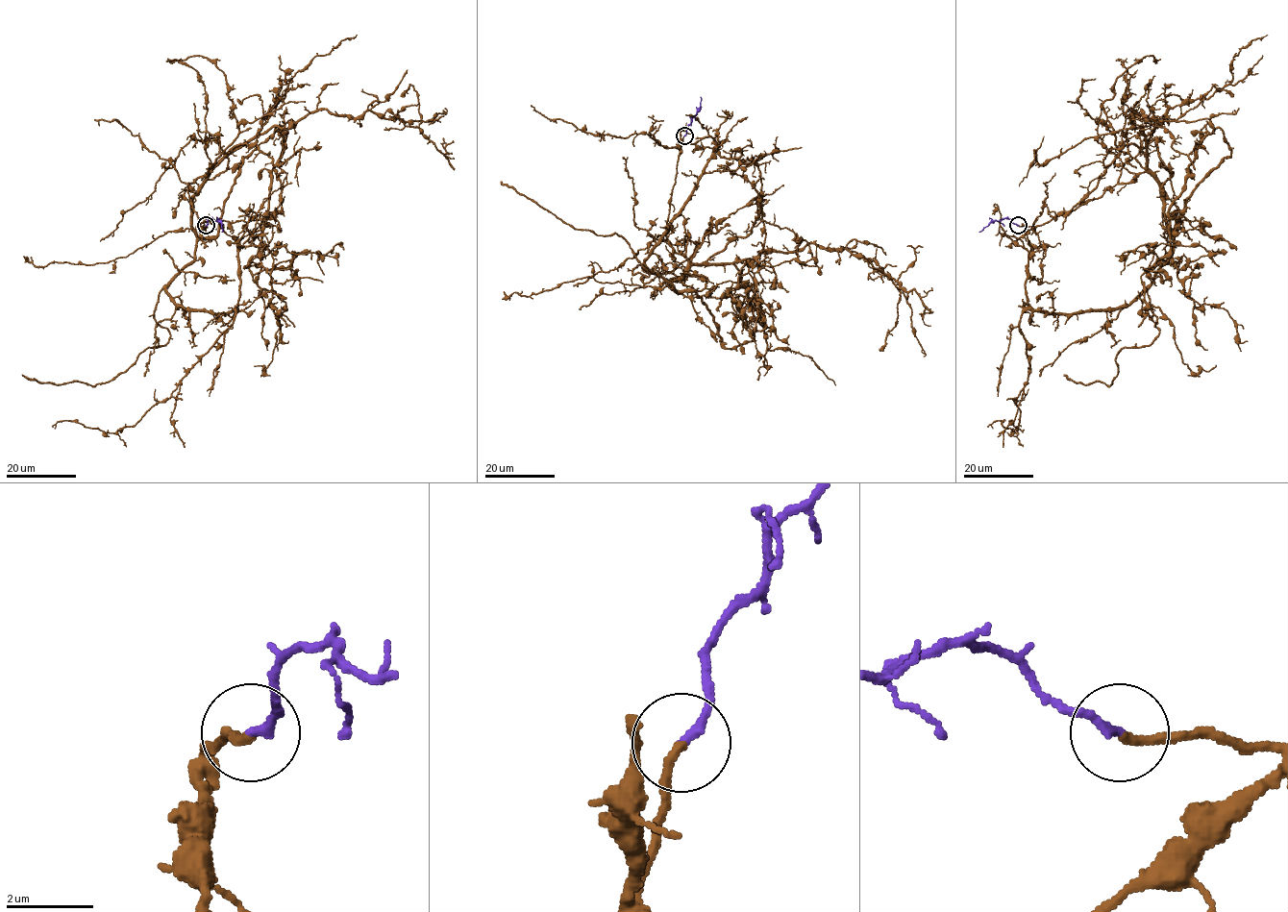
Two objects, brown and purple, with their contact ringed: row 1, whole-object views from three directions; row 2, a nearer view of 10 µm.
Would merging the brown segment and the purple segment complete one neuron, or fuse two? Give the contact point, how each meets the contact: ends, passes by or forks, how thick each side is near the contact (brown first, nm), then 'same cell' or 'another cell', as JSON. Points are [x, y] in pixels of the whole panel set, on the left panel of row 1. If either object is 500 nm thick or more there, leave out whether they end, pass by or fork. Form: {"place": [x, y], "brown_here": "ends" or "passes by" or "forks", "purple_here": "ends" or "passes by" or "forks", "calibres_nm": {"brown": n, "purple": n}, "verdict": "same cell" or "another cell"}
{"place": [206, 225], "brown_here": "ends", "purple_here": "ends", "calibres_nm": {"brown": 200, "purple": 200}, "verdict": "same cell"}

